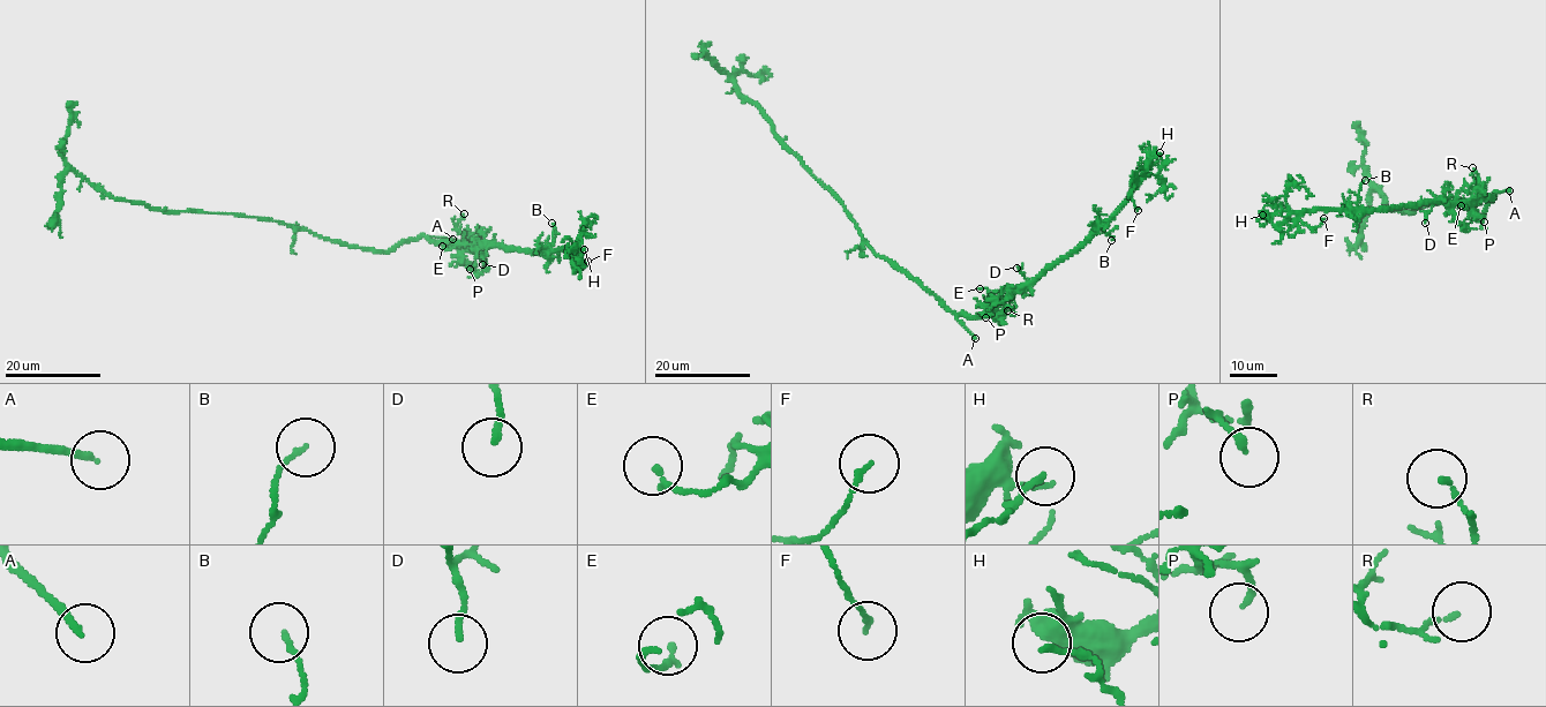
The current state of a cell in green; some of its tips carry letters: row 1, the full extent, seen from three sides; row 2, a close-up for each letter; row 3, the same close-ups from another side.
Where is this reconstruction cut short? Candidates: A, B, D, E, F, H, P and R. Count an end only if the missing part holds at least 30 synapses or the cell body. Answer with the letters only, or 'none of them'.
A

